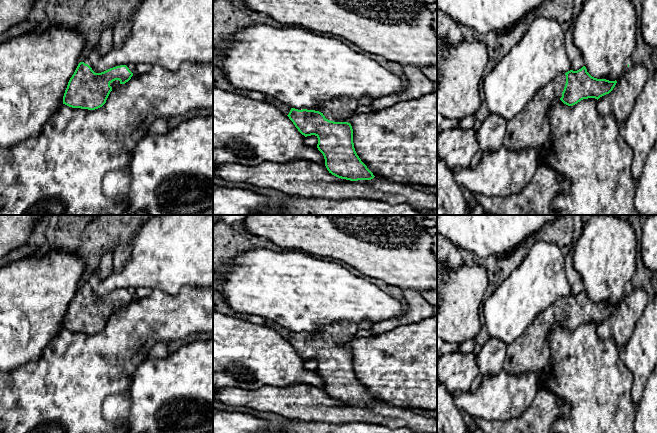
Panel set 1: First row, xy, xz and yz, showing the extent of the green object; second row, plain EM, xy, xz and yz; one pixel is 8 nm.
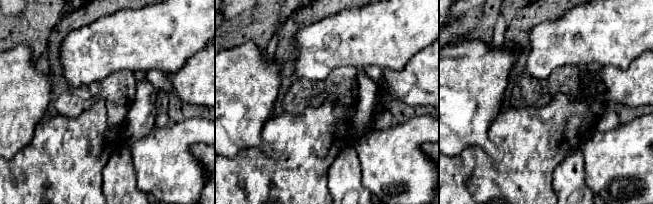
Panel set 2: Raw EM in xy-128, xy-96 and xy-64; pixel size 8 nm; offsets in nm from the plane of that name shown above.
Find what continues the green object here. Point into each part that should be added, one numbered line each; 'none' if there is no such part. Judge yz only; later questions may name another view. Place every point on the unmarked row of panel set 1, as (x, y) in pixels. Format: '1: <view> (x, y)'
1: yz (529, 353)

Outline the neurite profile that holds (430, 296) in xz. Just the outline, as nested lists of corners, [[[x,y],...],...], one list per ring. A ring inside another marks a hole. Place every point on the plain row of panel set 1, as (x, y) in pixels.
[[[426,290],[420,293],[429,304],[437,309],[437,290]]]

